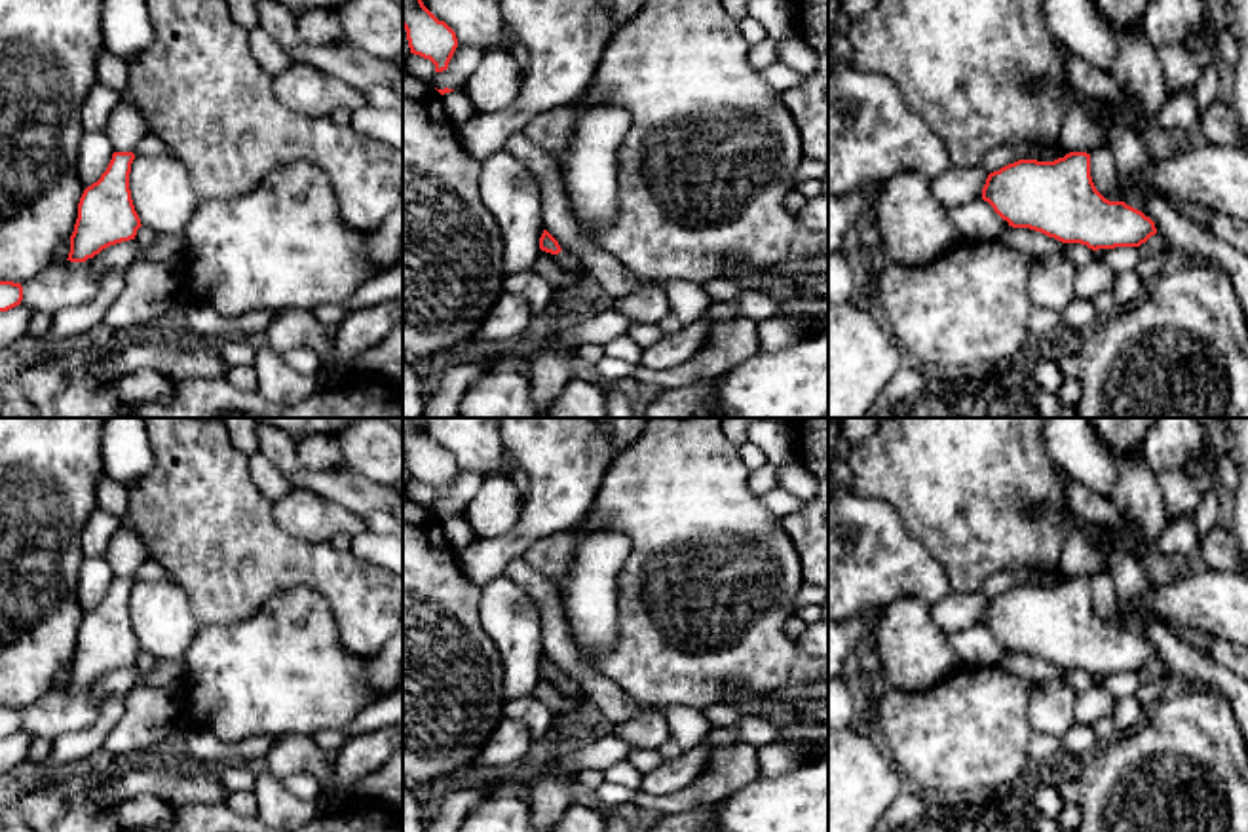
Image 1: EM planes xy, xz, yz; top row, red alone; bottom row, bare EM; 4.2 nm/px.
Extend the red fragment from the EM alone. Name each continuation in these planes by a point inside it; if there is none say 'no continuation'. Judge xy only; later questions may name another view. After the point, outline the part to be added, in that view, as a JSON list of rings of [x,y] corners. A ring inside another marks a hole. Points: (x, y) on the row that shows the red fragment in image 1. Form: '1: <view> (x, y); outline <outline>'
no continuation

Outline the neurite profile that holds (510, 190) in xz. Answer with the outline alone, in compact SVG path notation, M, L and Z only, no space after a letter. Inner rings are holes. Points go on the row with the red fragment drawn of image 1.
M505 148L481 163L479 192L503 236L503 272L530 270L541 255L541 192L534 173Z

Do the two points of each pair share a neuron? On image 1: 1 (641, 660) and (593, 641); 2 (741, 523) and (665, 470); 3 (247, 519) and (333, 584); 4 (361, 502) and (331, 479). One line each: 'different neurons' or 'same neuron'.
1: different neurons
2: same neuron
3: same neuron
4: same neuron

